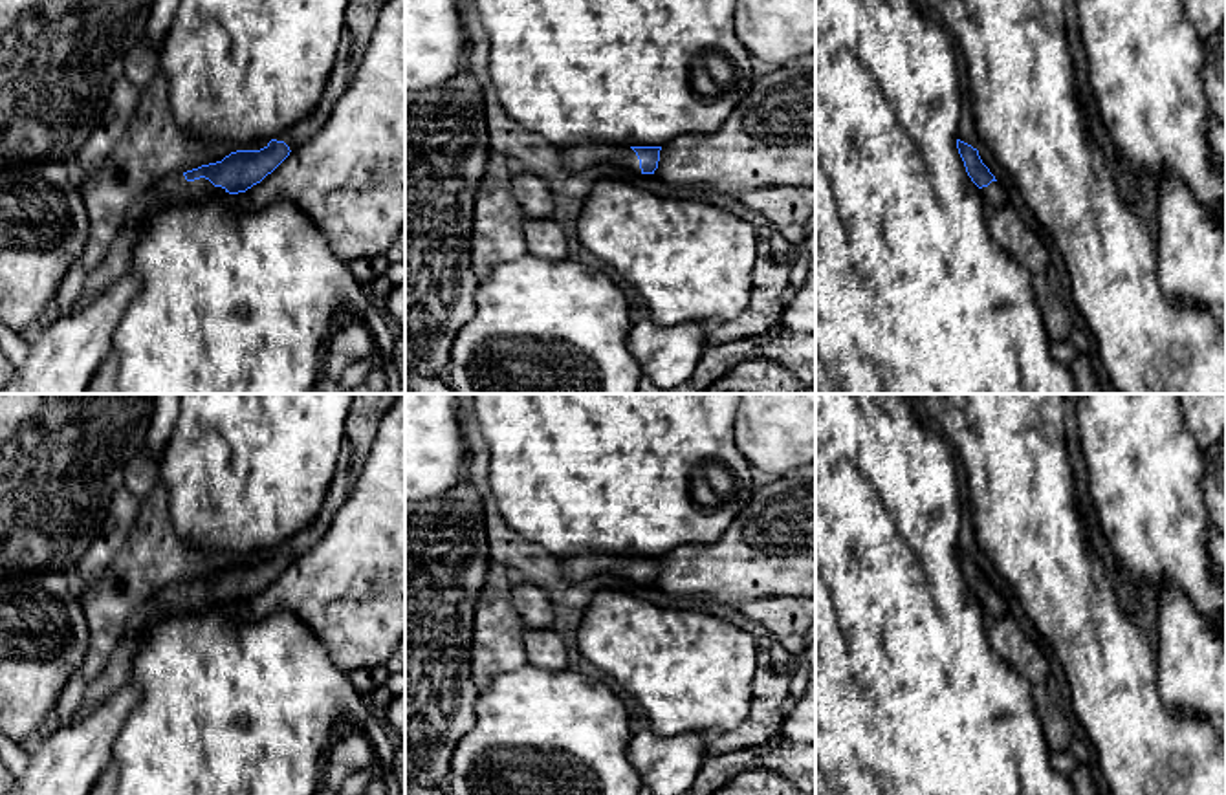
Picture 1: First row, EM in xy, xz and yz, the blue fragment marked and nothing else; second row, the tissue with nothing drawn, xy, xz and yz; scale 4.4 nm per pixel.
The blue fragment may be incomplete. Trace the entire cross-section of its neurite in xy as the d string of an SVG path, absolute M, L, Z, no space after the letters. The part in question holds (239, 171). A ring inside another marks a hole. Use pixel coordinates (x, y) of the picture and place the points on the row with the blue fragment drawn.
M271 139L260 150L236 150L222 161L159 180L130 207L125 225L119 236L110 244L103 262L86 273L84 289L77 306L88 304L112 280L130 271L134 249L147 229L147 222L154 216L156 207L198 203L224 192L246 192L271 174L290 152L284 141Z

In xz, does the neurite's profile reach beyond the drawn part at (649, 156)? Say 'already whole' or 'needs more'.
needs more

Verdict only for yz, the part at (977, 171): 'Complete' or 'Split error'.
Split error

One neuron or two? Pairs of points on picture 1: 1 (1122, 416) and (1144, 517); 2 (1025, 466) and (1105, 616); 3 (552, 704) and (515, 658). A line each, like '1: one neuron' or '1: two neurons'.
1: one neuron
2: one neuron
3: two neurons

